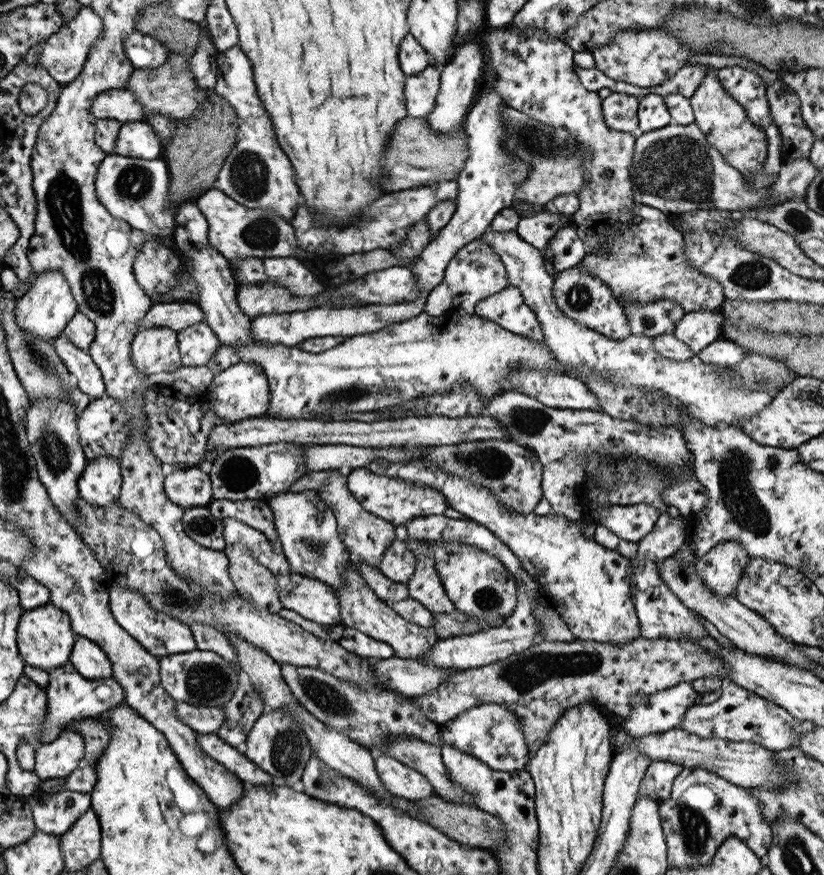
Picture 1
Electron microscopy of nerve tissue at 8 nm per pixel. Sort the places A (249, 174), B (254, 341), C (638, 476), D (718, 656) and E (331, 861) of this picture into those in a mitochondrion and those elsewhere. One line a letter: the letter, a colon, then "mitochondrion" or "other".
A: mitochondrion
B: other
C: mitochondrion
D: other
E: other

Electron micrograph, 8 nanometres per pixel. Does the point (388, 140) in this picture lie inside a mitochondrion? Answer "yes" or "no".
no

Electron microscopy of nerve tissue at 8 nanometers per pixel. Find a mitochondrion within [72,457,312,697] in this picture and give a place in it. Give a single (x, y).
(180, 598)

